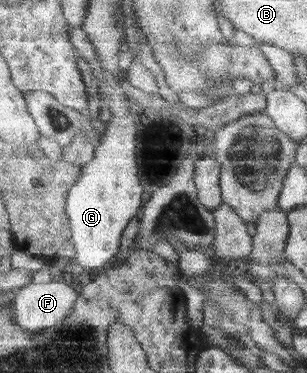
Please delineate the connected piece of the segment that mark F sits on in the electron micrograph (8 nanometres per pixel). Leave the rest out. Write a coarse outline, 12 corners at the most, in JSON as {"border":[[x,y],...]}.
{"border":[[57,279],[16,291],[16,323],[60,326],[79,296]]}

